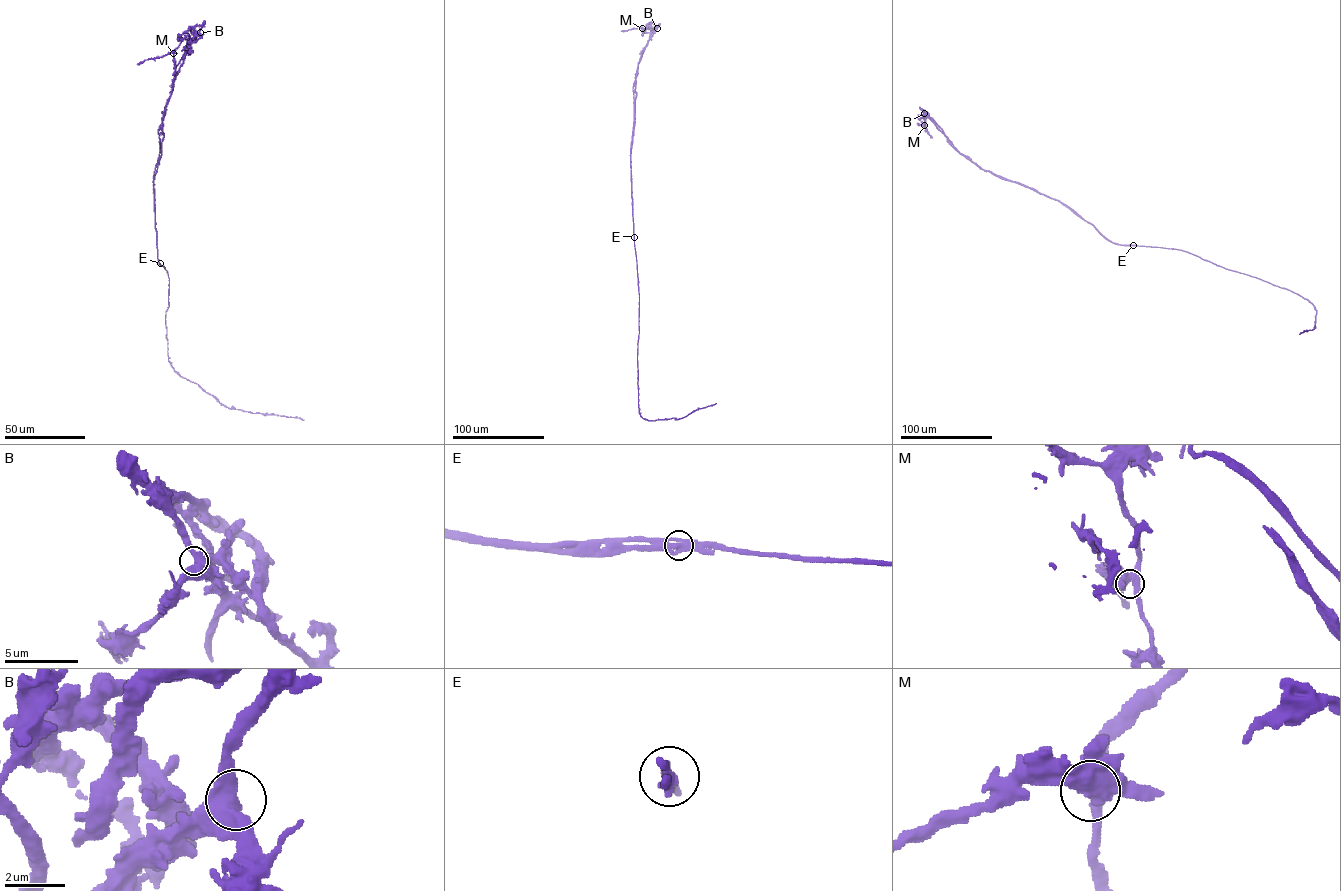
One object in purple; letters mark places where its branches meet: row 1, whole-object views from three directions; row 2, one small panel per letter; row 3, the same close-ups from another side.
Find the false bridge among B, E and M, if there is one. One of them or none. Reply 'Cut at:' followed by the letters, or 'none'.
Cut at: E

